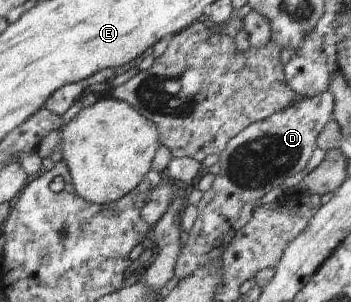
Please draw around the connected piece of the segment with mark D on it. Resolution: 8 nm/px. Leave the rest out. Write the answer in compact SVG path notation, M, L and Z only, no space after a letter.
M330 91L306 97L266 120L252 123L228 143L226 150L219 154L219 173L197 204L197 221L181 248L175 266L175 274L180 280L200 267L220 260L234 236L252 220L258 200L308 166L321 132L333 120L334 104Z

